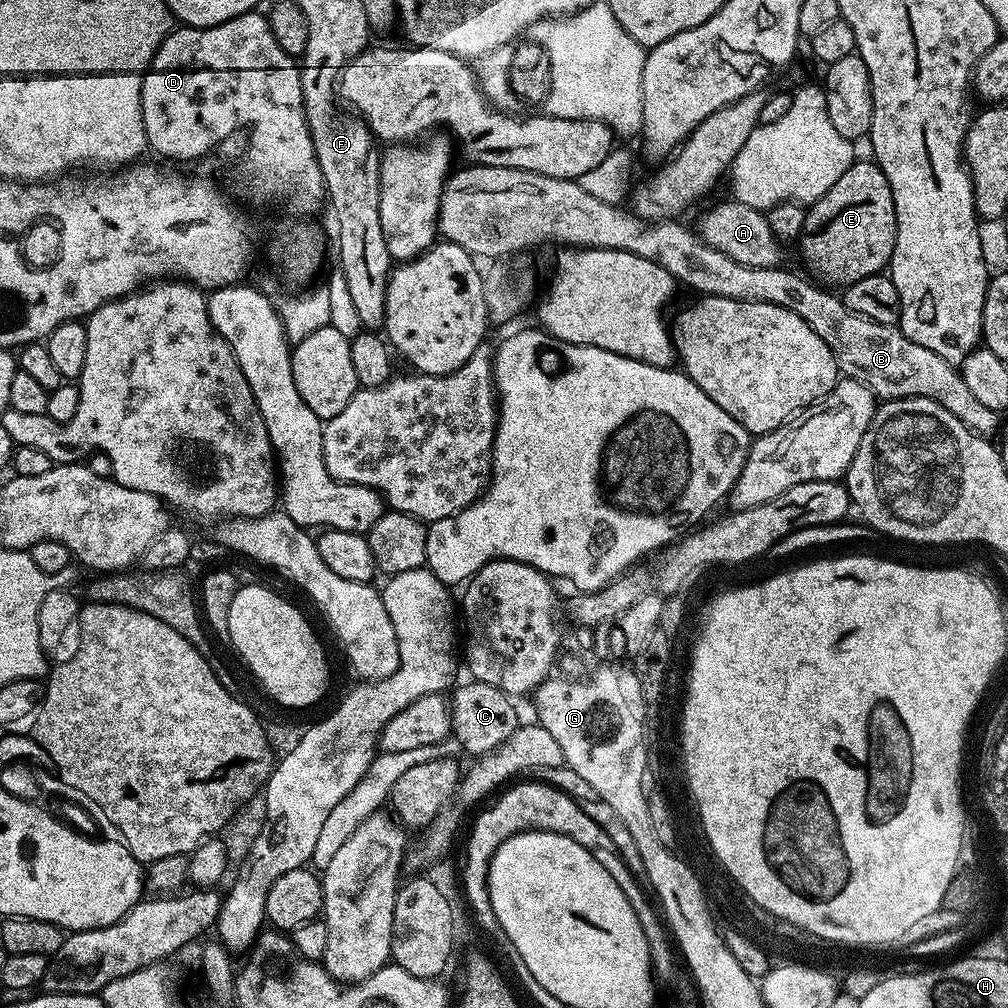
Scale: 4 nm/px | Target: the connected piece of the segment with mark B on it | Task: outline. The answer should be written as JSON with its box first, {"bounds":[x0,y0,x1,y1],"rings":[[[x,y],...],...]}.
{"bounds":[436,164,1002,438],"rings":[[[478,164],[464,166],[461,172],[456,170],[449,175],[442,190],[436,226],[439,235],[447,243],[462,246],[462,250],[466,250],[473,258],[485,256],[488,262],[527,253],[524,251],[534,247],[535,244],[552,243],[556,244],[555,246],[574,248],[613,248],[658,261],[677,282],[683,287],[685,284],[686,287],[693,288],[696,294],[782,306],[798,314],[798,318],[802,318],[802,322],[806,322],[806,326],[810,326],[810,330],[814,330],[814,334],[818,334],[818,338],[822,338],[822,342],[830,346],[837,369],[847,379],[862,382],[881,401],[905,400],[915,396],[930,398],[946,406],[946,410],[950,410],[950,414],[954,414],[954,418],[958,418],[958,422],[962,422],[962,426],[966,426],[970,431],[977,432],[979,436],[985,438],[995,437],[996,427],[1002,419],[1001,413],[990,410],[990,406],[982,406],[982,402],[974,398],[973,392],[966,387],[957,365],[946,362],[946,358],[934,354],[934,350],[926,350],[926,346],[918,346],[918,342],[910,342],[910,338],[906,338],[906,334],[902,334],[897,325],[870,322],[870,318],[862,318],[848,311],[843,299],[837,293],[836,296],[832,293],[835,291],[813,282],[807,275],[799,276],[798,273],[784,268],[785,266],[774,268],[742,266],[742,262],[734,262],[734,258],[726,258],[726,254],[705,244],[693,229],[691,232],[686,225],[680,224],[684,222],[676,220],[649,222],[640,219],[630,210],[623,212],[622,209],[623,207],[594,198],[589,191],[585,191],[579,185],[578,180],[550,178],[546,174],[534,174],[530,170]]]}

